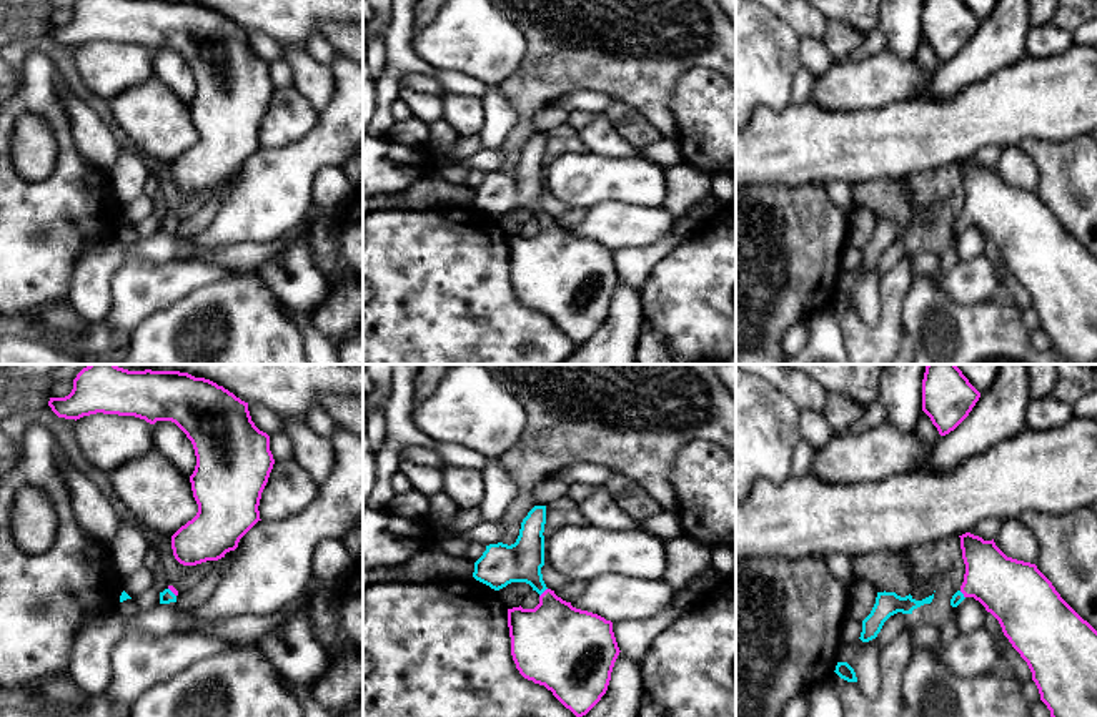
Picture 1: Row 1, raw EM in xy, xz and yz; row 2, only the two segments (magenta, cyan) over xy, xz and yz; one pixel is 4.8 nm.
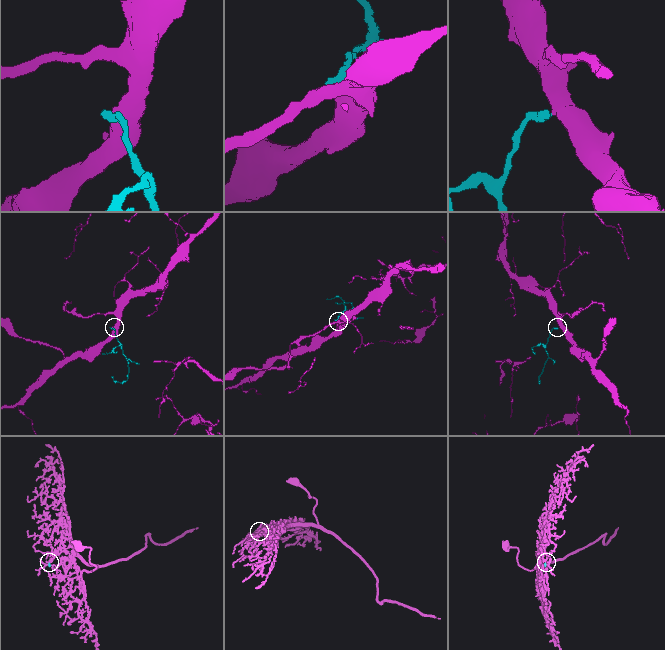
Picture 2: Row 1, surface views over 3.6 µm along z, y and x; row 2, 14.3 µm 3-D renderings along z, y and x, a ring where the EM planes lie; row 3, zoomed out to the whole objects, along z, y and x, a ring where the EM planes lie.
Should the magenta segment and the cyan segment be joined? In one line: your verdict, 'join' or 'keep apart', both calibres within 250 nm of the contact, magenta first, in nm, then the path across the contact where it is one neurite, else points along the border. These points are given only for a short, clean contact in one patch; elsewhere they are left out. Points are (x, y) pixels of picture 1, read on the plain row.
join; 400 nm thick on the magenta side, 200 nm on the other; runs through xz (555, 270), (551, 235), (543, 220), (518, 192), (500, 192)

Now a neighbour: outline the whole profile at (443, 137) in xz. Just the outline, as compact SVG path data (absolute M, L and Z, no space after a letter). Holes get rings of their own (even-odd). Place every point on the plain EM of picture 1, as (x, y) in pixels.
M443 118L429 123L429 131L428 146L438 151L449 151L459 138L458 131Z

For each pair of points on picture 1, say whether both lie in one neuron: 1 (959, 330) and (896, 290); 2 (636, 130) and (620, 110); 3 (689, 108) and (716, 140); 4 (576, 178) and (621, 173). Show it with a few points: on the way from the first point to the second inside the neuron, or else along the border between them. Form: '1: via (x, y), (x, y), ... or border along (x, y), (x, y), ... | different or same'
1: border along (914, 276), (903, 308), (906, 336) | different
2: via (631, 125), (621, 115) | same
3: via (698, 117), (713, 132) | same
4: via (588, 178), (610, 178) | same

